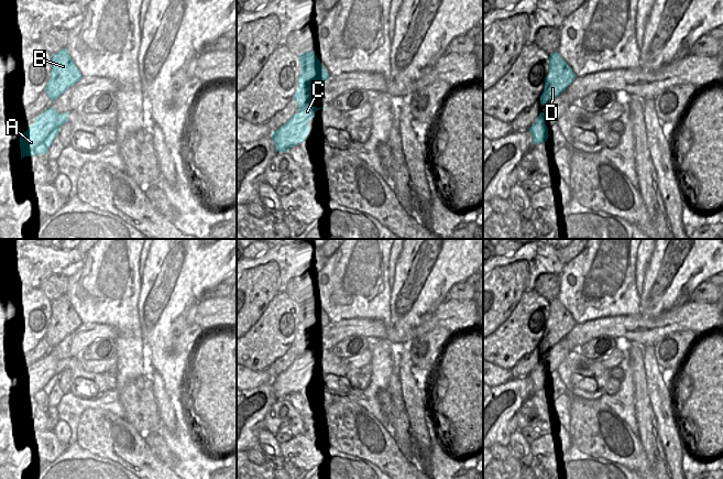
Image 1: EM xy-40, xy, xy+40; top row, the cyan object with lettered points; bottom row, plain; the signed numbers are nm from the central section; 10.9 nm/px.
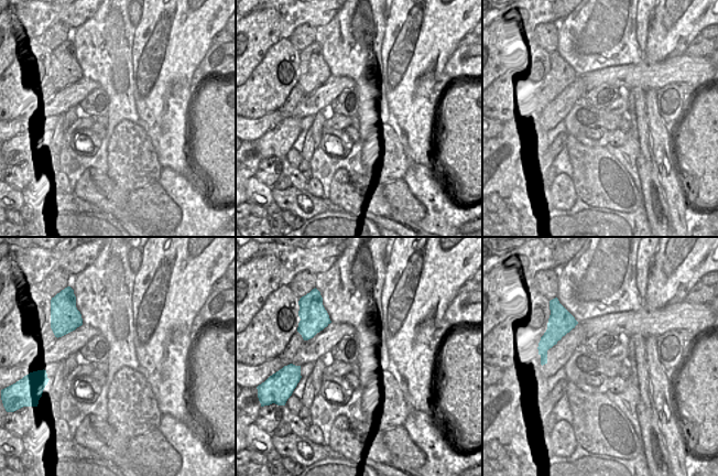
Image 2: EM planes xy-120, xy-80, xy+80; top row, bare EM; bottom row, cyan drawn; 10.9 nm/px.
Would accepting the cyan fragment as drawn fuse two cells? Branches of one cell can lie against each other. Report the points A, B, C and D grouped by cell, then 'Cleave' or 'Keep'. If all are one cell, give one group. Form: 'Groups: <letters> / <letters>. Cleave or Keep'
Groups: A C / B D. Cleave

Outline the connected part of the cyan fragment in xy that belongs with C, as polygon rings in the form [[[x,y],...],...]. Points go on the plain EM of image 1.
[[[311,346],[307,347],[305,350],[300,350],[298,352],[298,359],[293,361],[292,364],[282,372],[278,377],[273,378],[272,387],[275,392],[276,399],[287,399],[291,394],[298,392],[299,390],[304,390],[307,381],[310,378],[308,372],[311,364],[315,363],[315,359],[319,356],[325,355],[316,355],[311,351]]]

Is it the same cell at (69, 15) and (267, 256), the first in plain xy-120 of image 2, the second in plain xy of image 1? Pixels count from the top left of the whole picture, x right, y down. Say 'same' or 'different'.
same

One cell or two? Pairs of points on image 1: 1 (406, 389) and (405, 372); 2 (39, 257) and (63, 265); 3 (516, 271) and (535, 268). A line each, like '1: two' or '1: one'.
1: one
2: one
3: two

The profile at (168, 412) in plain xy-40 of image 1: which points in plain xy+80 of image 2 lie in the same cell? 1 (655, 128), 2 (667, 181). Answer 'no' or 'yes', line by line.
1: yes
2: yes

